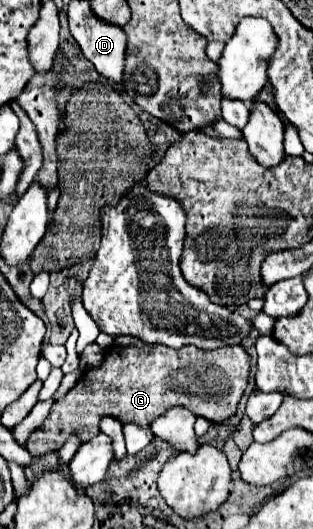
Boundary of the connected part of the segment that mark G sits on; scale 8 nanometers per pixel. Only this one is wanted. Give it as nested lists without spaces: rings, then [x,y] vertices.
[[[154,345],[152,353],[140,353],[134,347],[108,347],[102,367],[84,371],[84,377],[50,409],[50,415],[42,429],[34,431],[26,449],[34,455],[46,455],[60,451],[70,435],[78,435],[80,443],[100,433],[100,419],[114,417],[122,425],[136,423],[150,427],[156,417],[164,415],[172,407],[186,407],[196,417],[204,417],[210,423],[228,421],[240,403],[240,397],[248,385],[250,355],[242,345],[204,351],[194,345],[186,345],[178,351],[164,345]]]

